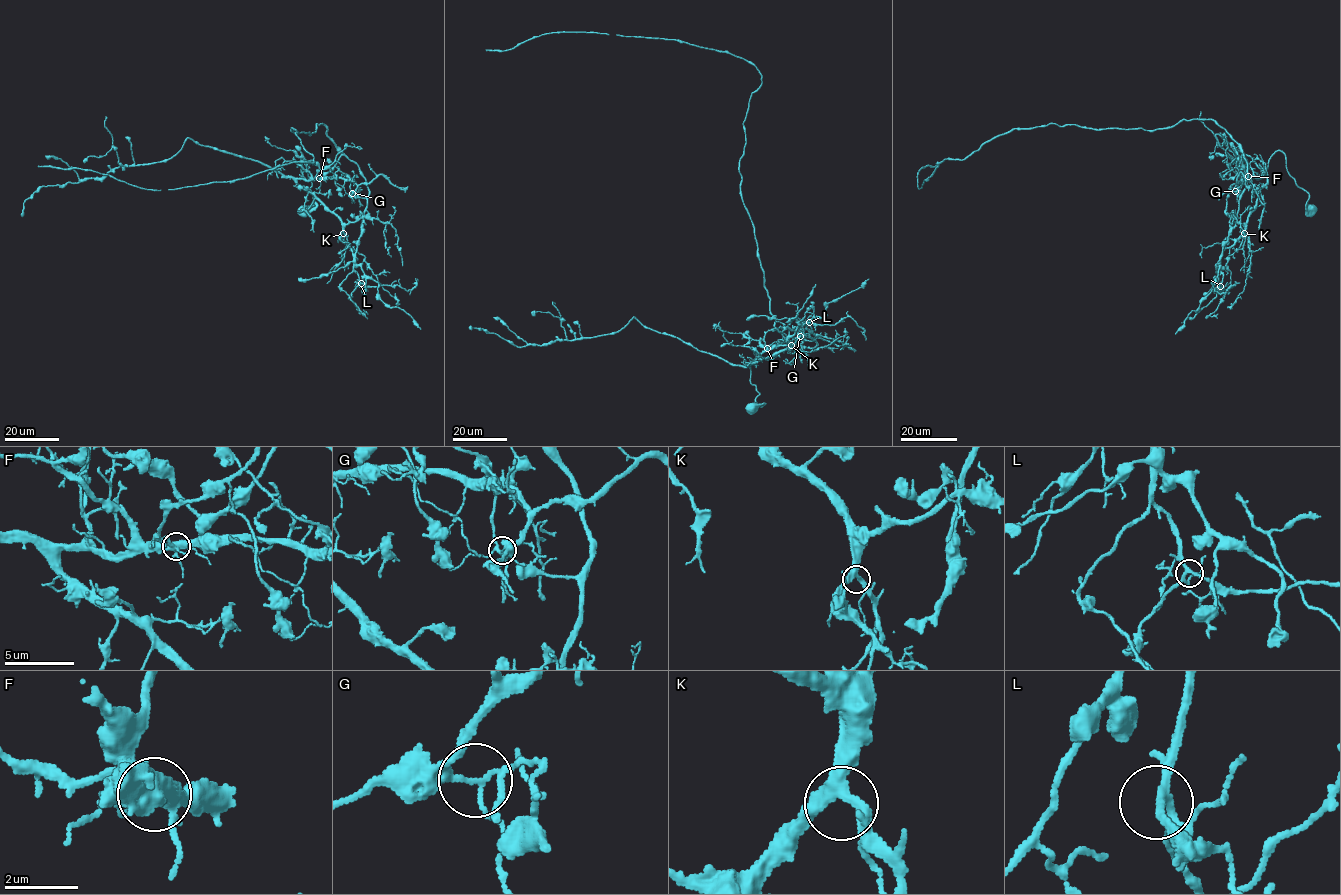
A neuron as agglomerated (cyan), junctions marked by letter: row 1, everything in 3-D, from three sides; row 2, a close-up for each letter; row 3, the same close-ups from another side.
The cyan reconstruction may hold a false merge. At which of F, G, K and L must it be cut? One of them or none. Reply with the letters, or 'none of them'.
G

